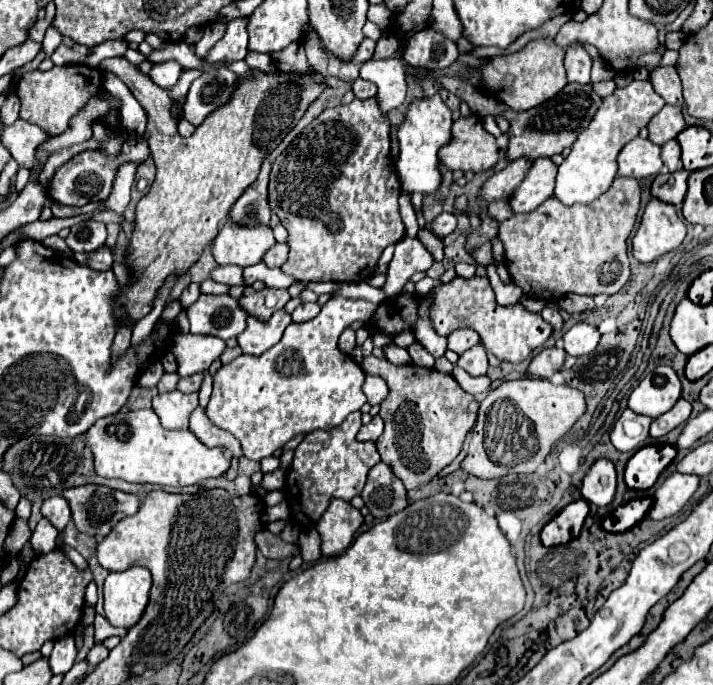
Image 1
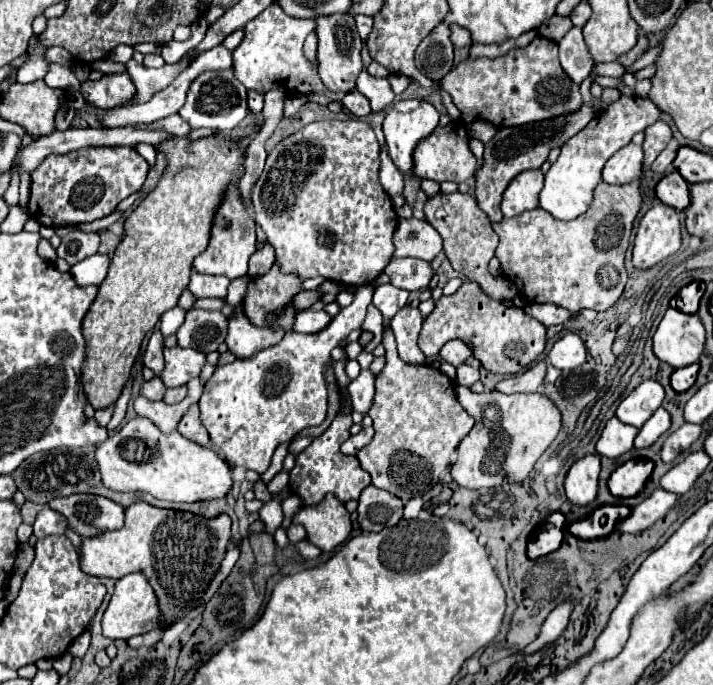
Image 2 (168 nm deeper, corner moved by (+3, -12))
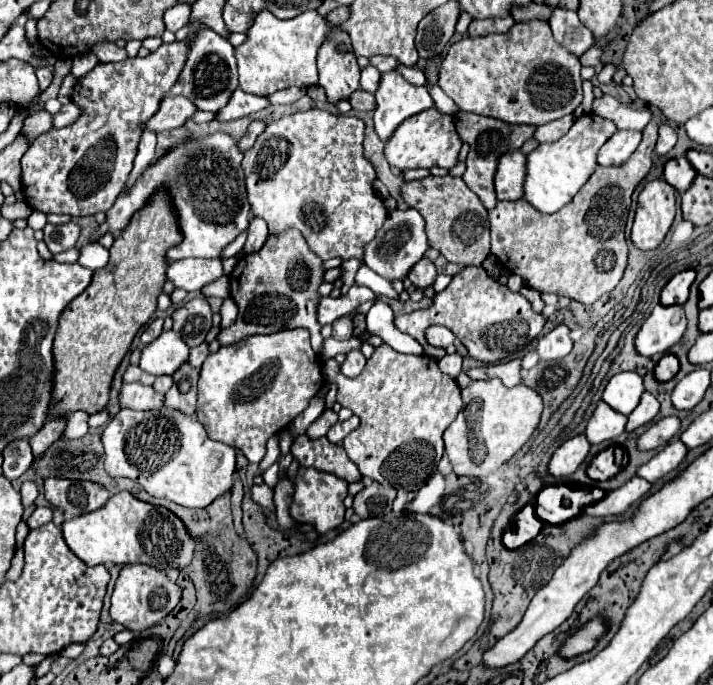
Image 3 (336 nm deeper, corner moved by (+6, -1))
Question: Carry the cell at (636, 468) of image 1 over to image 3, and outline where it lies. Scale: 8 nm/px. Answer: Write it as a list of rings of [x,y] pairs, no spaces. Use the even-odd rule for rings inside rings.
[[[610,445],[590,461],[586,475],[594,481],[606,481],[606,479],[614,477],[624,465],[626,465],[626,457],[614,455],[614,445]]]

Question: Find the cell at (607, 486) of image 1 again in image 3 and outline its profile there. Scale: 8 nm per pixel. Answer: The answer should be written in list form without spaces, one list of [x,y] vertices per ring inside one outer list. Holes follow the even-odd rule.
[[[576,435],[568,441],[564,441],[552,455],[550,463],[548,463],[548,471],[554,475],[554,477],[568,477],[572,475],[578,465],[586,459],[590,451],[590,443],[586,441],[584,435]]]

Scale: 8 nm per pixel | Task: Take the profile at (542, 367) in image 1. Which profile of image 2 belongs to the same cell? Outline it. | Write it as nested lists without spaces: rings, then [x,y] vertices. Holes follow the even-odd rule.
[[[543,360],[535,362],[531,368],[527,368],[519,376],[511,376],[507,380],[501,380],[495,388],[505,392],[505,394],[515,394],[515,392],[537,392],[539,386],[545,382],[547,374],[547,364]]]

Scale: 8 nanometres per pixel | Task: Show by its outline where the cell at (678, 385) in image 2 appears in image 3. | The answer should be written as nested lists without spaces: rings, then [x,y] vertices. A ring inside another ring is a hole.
[[[666,353],[654,367],[656,381],[668,381],[678,373],[678,359],[672,353]]]

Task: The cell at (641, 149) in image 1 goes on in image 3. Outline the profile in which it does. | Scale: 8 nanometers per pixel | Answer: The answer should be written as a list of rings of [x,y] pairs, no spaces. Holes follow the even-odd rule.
[[[616,131],[598,151],[598,165],[622,165],[636,151],[640,143],[640,131]]]

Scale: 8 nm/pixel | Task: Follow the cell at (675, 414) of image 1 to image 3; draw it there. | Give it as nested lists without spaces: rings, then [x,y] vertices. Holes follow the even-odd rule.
[[[644,393],[644,395],[640,397],[638,407],[628,415],[626,431],[634,431],[634,429],[638,429],[638,427],[650,423],[650,421],[656,417],[658,409],[660,409],[658,399],[656,399],[652,393]]]

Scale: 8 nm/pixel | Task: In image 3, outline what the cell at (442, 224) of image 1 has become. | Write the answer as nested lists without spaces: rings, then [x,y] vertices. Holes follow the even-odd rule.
[[[394,209],[392,213],[388,213],[386,223],[376,233],[376,237],[364,247],[362,261],[366,267],[376,271],[386,281],[404,281],[406,275],[410,273],[410,269],[422,259],[426,249],[428,249],[428,241],[426,241],[422,215],[414,209],[406,209],[406,211]]]

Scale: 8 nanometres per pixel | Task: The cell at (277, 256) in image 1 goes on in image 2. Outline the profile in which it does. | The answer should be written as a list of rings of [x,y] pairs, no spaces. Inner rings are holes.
[[[263,246],[263,248],[259,248],[255,254],[253,254],[253,258],[249,260],[249,276],[253,278],[257,278],[257,276],[265,276],[271,268],[273,268],[273,264],[275,264],[275,250],[273,250],[273,246]]]

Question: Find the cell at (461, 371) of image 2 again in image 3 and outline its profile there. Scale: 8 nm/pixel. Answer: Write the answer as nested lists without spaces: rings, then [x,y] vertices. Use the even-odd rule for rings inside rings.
[[[458,353],[444,355],[442,359],[438,359],[438,367],[442,373],[446,373],[450,377],[458,377],[458,373],[462,371],[462,357]]]

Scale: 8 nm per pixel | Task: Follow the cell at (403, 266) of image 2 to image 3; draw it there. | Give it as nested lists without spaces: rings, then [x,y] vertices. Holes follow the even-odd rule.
[[[422,257],[422,259],[414,265],[414,269],[410,271],[408,279],[410,279],[410,283],[416,287],[416,291],[412,293],[412,301],[420,301],[420,299],[424,297],[426,287],[430,287],[430,285],[436,281],[436,267],[434,267],[434,263],[432,263],[430,259]]]

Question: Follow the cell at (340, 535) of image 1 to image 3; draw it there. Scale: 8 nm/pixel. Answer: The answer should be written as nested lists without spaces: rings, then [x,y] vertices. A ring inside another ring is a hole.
[[[300,467],[294,483],[294,495],[290,503],[290,517],[298,523],[312,523],[316,531],[322,535],[328,529],[338,529],[344,523],[344,497],[348,495],[348,483],[332,473],[318,471],[314,467]]]

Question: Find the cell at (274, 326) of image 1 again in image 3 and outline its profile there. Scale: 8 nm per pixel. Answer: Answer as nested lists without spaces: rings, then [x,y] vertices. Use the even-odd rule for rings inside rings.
[[[226,297],[224,303],[222,303],[222,309],[220,309],[220,315],[222,315],[222,327],[230,327],[230,325],[234,325],[234,321],[236,321],[236,313],[238,313],[238,307],[234,305],[232,297]]]

